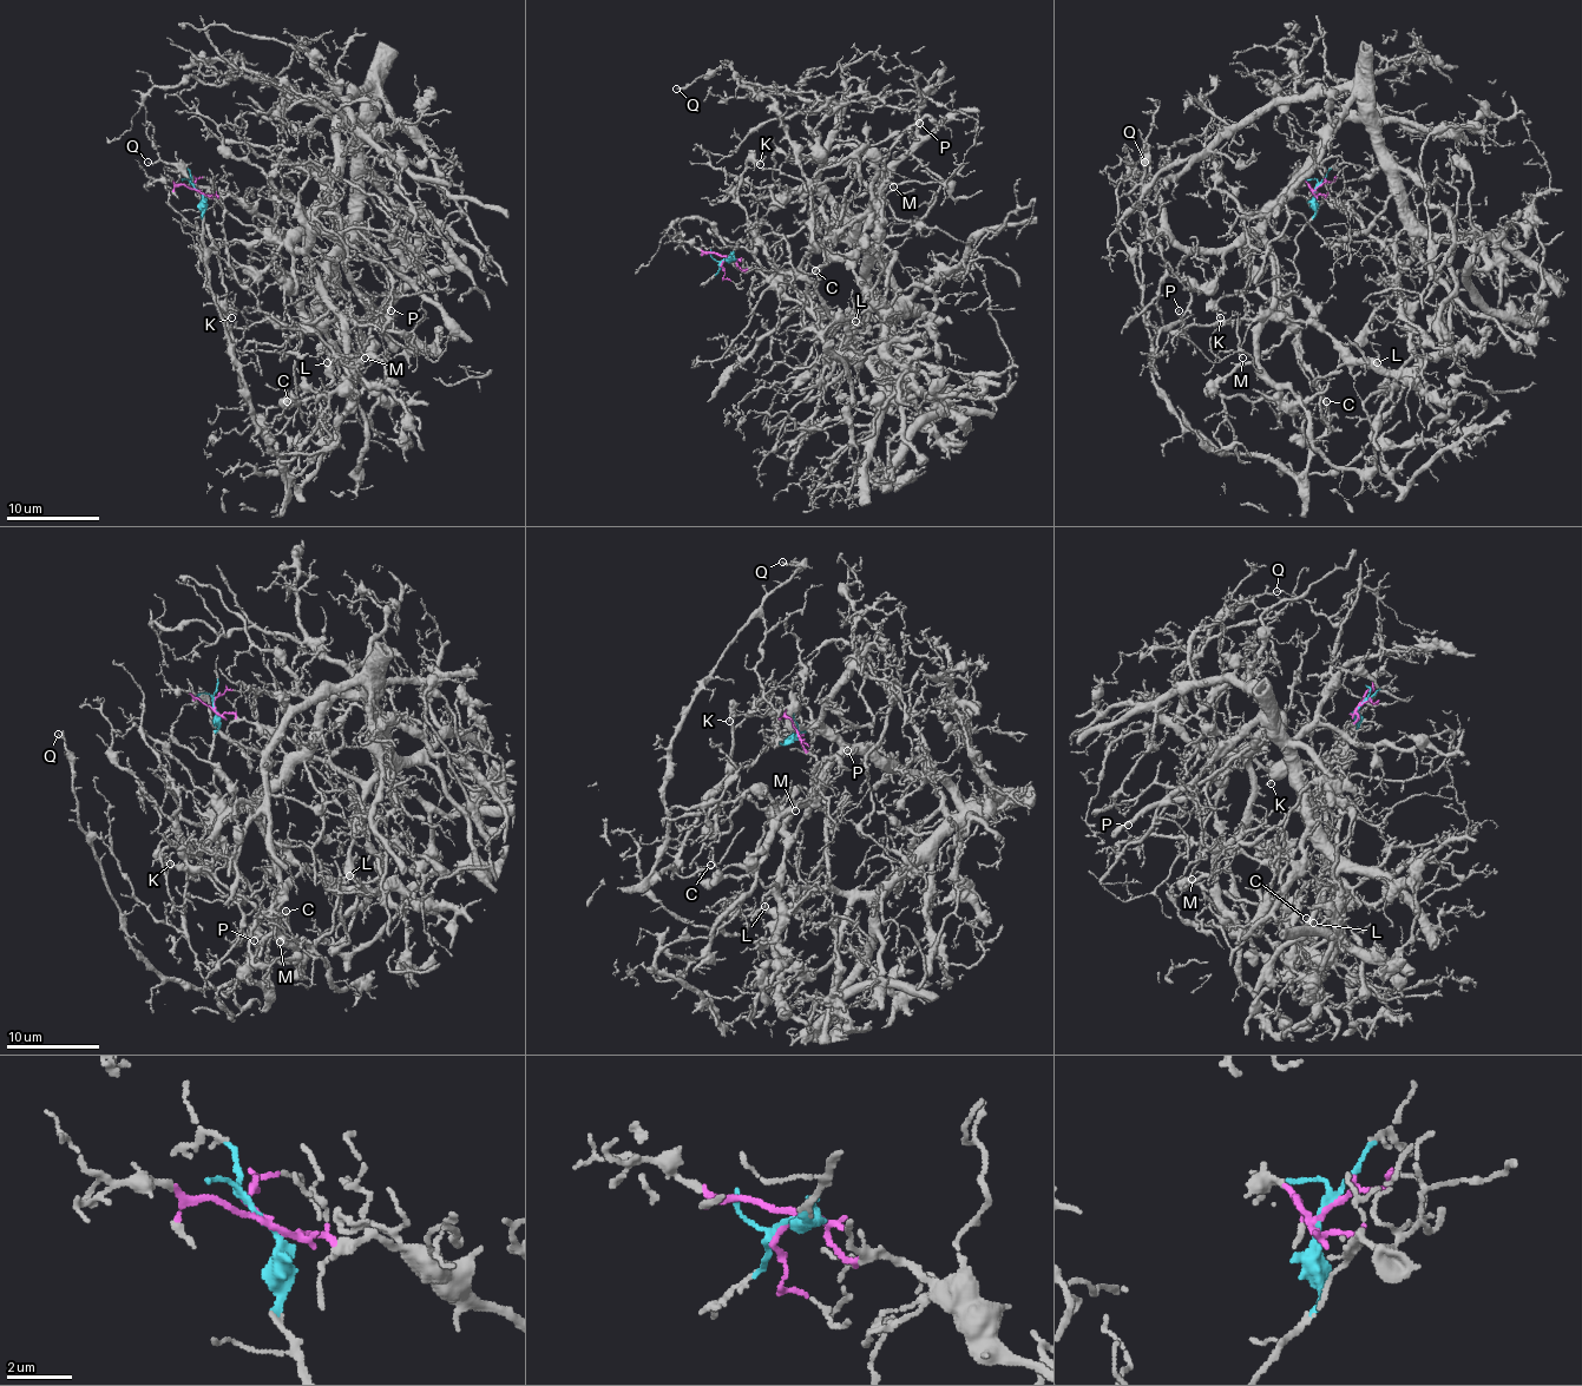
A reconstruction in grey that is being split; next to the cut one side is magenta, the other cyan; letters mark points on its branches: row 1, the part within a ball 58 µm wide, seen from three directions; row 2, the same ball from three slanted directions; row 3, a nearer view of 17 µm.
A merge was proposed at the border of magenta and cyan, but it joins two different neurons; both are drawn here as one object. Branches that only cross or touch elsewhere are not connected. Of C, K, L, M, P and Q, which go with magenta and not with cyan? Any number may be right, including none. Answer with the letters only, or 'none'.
L, M, P

